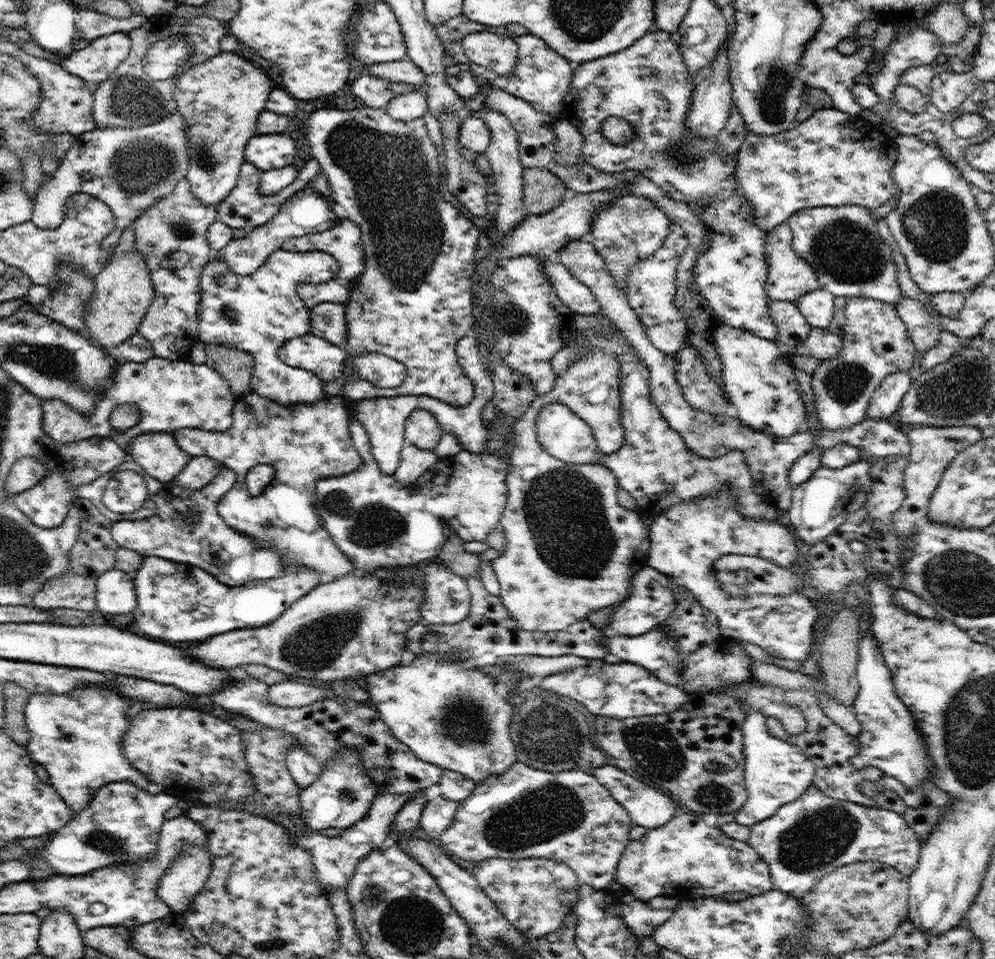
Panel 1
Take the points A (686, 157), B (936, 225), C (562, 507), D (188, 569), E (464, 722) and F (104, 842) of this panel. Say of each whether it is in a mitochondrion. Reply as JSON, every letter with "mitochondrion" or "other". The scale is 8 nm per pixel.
{"A":"mitochondrion","B":"mitochondrion","C":"mitochondrion","D":"other","E":"mitochondrion","F":"mitochondrion"}

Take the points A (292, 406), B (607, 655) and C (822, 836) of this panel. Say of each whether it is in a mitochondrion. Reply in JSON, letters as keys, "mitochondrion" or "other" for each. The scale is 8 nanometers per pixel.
{"A":"other","B":"other","C":"mitochondrion"}

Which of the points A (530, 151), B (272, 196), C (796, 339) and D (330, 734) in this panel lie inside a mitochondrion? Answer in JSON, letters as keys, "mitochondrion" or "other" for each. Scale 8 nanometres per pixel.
{"A":"other","B":"other","C":"other","D":"other"}

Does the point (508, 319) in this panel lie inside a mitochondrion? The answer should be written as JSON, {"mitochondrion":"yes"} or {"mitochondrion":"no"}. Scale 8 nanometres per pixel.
{"mitochondrion":"yes"}

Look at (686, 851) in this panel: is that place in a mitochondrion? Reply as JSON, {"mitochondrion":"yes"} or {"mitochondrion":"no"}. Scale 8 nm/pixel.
{"mitochondrion":"no"}

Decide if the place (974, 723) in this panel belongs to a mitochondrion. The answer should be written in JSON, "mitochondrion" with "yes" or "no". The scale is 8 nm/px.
{"mitochondrion":"yes"}

